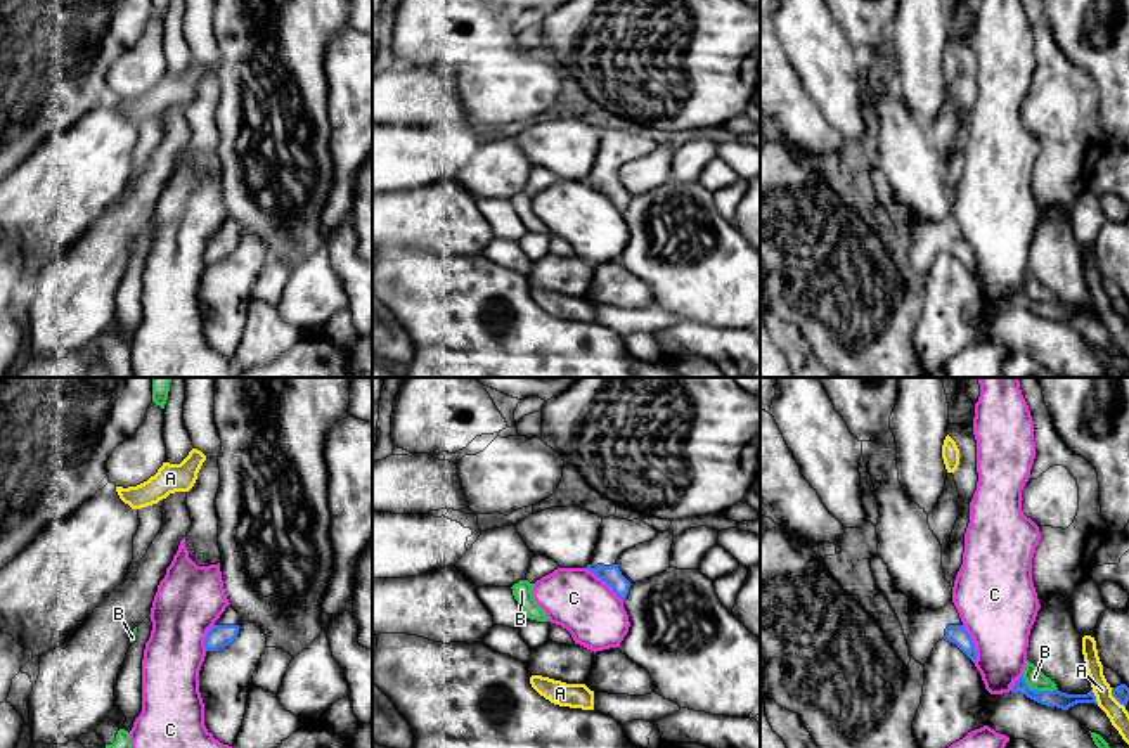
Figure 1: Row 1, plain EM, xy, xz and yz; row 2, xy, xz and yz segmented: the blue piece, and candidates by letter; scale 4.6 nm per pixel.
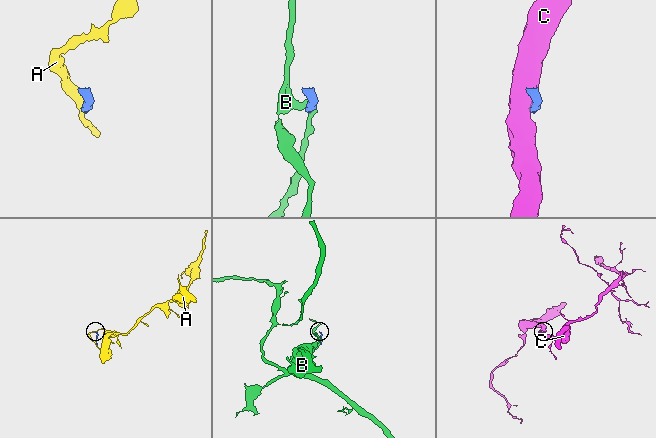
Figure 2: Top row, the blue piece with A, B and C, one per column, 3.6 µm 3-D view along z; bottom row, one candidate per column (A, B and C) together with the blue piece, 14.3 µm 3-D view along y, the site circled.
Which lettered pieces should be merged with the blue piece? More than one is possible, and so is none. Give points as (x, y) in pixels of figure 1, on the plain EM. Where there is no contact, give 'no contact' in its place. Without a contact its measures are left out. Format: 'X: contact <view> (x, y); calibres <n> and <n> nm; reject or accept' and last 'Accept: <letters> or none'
A: contact yz (1116, 310); calibres 80 and 90 nm; reject
B: contact yz (1038, 303); calibres 80 and 90 nm; reject
C: contact xz (605, 193); calibres 90 and 280 nm; reject
Accept: none

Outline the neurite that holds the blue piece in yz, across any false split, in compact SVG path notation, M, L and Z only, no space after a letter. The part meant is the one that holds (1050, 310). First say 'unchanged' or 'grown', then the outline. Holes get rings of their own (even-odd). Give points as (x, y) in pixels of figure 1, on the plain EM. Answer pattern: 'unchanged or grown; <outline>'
unchanged; M1023 287L1018 293L1015 293L1015 296L1011 298L1011 305L1025 306L1027 310L1030 310L1030 312L1034 312L1041 317L1056 319L1056 320L1061 320L1061 322L1068 322L1070 319L1074 319L1077 315L1094 315L1094 317L1098 317L1093 301L1087 306L1067 306L1067 305L1058 303L1058 301L1035 303L1035 301L1030 301L1027 298Z

